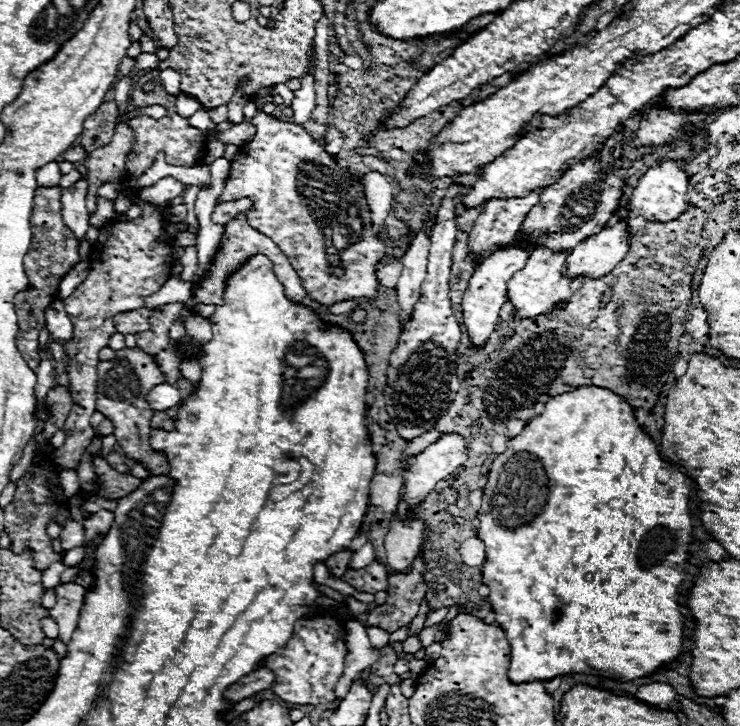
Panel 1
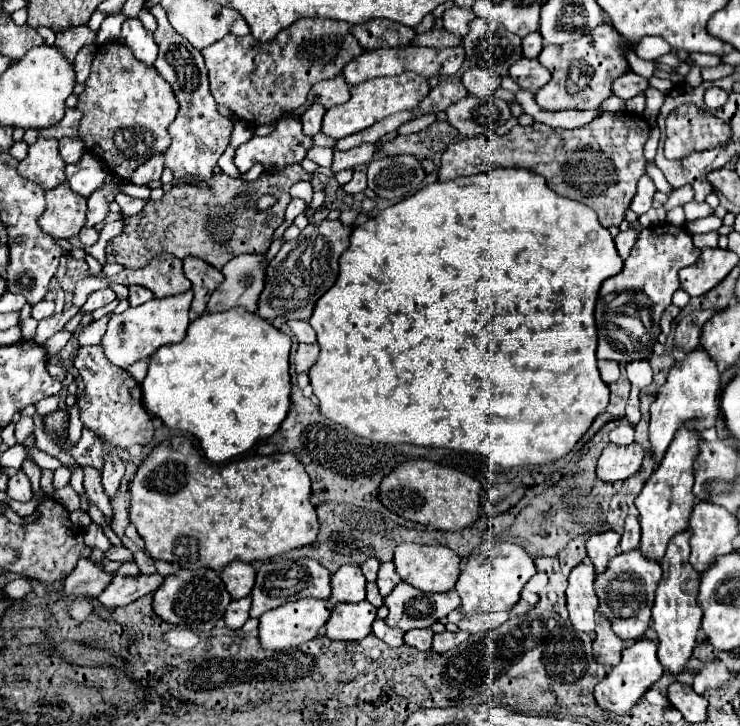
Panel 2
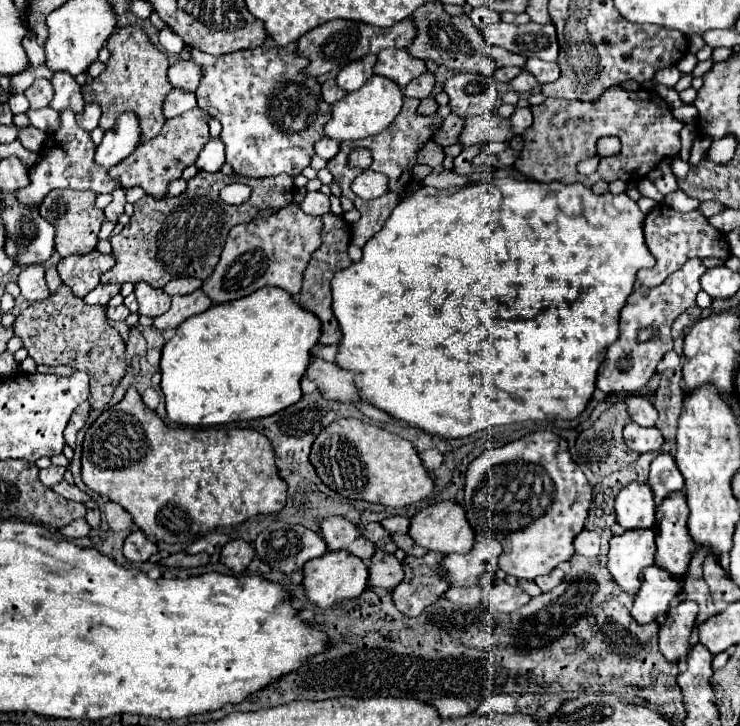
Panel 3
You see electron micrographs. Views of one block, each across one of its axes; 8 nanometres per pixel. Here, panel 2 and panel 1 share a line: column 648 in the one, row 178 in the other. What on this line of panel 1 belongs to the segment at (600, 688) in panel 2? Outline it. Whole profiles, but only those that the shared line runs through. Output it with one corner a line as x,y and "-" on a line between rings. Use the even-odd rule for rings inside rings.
662,160
660,168
650,168
634,188
630,200
628,200
628,212
632,216
642,216
648,222
668,222
678,218
682,212
686,212
688,204
684,202
688,190
688,174
684,170
678,170
674,166
674,160

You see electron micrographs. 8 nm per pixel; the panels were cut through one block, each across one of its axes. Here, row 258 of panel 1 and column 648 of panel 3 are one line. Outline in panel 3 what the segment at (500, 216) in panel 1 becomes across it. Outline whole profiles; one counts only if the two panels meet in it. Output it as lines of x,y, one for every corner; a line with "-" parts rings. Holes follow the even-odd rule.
658,454
650,466
650,476
648,476
648,484
654,490
656,502
662,502
670,492
682,490
684,482
682,482
682,474
678,474
678,466
674,462
672,454

